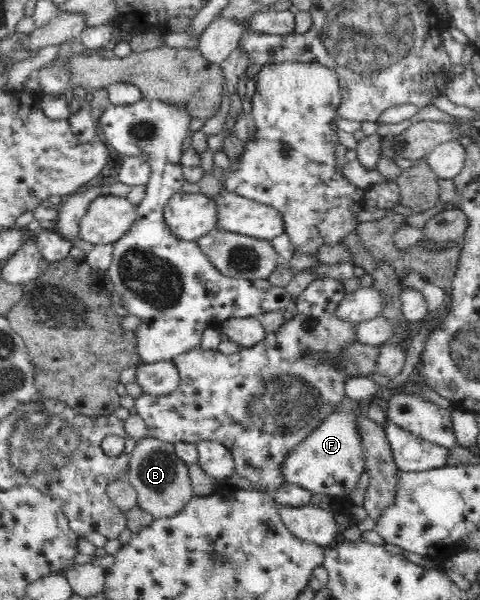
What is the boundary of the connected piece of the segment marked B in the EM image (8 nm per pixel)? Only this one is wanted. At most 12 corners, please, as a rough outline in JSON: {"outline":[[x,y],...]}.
{"outline":[[137,441],[126,476],[156,519],[193,496],[174,443]]}

